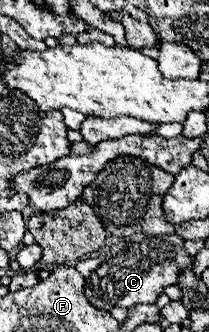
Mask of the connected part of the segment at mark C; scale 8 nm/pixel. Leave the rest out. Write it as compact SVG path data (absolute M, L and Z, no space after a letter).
M136 234L114 244L104 256L80 260L76 268L86 280L86 300L100 310L112 310L114 306L134 308L136 304L156 302L162 290L170 284L176 284L178 274L192 264L188 254L184 252L182 242L184 240L176 234Z

